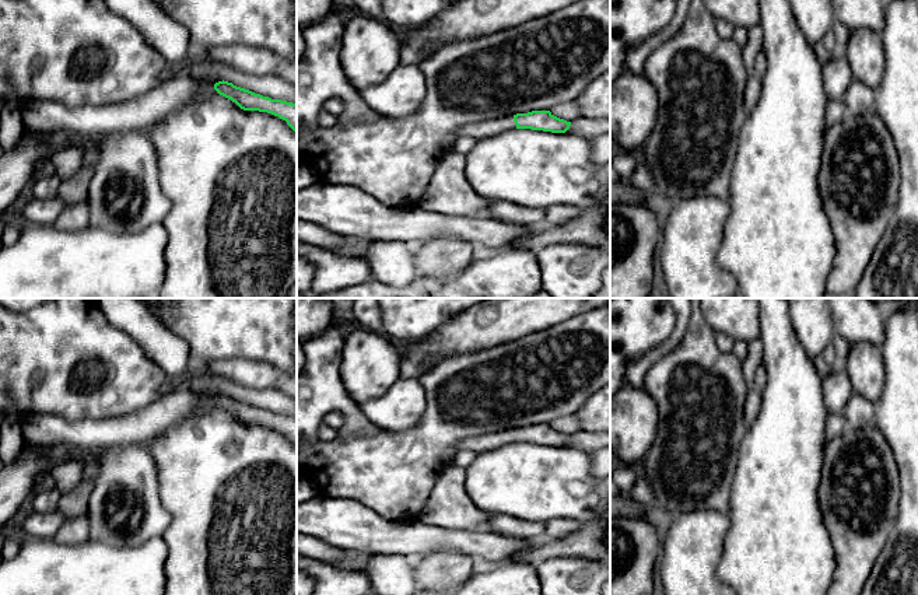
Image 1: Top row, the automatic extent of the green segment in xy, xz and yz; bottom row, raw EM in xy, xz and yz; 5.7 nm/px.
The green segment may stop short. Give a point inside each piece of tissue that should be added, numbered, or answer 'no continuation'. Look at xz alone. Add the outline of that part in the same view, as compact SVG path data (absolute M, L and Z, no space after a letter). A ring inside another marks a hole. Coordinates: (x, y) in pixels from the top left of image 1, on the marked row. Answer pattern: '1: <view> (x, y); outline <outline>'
1: xz (484, 129); outline M514 116L466 125L456 133L456 139L462 136L470 136L480 140L487 139L493 134L504 133L505 130L509 129L516 129Z

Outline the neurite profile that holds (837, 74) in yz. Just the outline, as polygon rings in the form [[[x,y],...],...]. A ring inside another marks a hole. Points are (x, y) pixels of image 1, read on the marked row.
[[[835,53],[830,62],[823,64],[823,78],[827,98],[830,101],[844,99],[852,80],[849,63],[844,53]]]

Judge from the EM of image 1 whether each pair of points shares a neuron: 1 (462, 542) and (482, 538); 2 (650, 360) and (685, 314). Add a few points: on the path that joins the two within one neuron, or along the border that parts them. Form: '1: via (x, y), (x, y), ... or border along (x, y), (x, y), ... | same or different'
1: via (466, 542), (477, 542) | same
2: via (662, 350), (678, 335), (680, 326) | same

